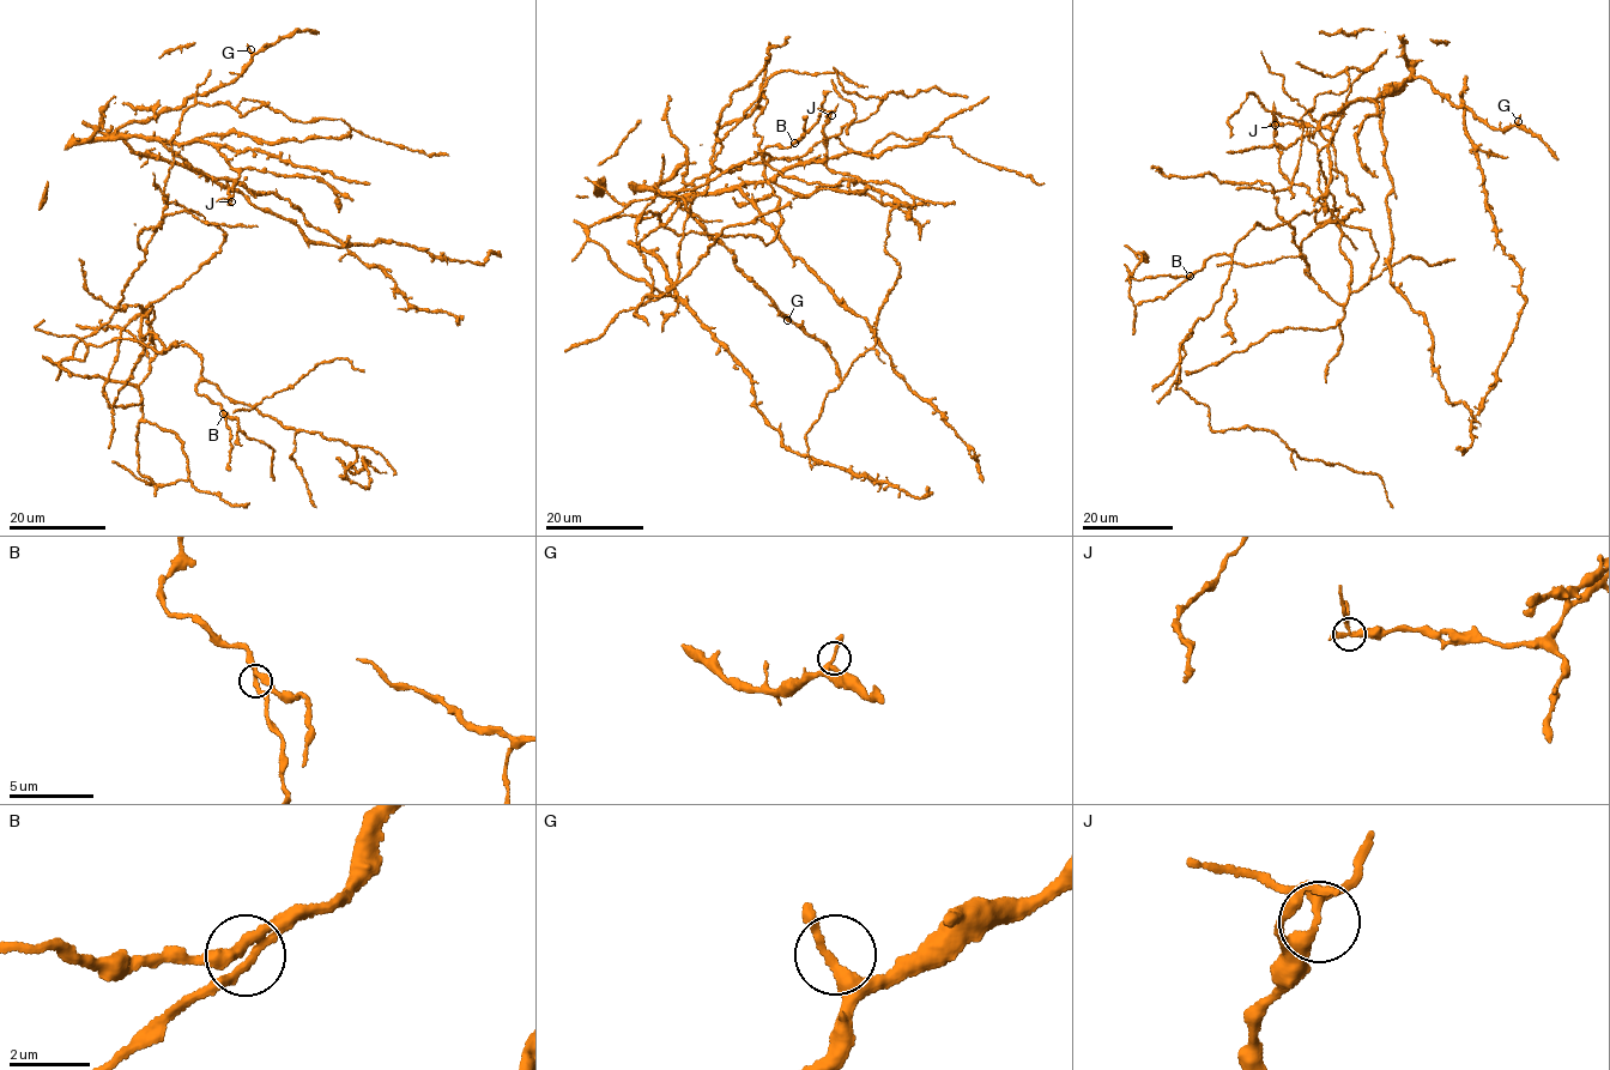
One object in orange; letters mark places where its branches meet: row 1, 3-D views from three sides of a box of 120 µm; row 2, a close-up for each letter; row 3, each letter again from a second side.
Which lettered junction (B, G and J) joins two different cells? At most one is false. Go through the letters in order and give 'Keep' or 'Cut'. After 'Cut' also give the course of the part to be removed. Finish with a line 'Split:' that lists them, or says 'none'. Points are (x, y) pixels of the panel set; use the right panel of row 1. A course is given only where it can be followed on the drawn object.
B: Keep
G: Keep
J: Cut
Split: J

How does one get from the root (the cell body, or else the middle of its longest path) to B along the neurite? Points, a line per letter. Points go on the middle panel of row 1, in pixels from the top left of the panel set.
B: (677, 194), (661, 215), (607, 218), (634, 200), (696, 189), (742, 163), (767, 164), (762, 150), (794, 143)

